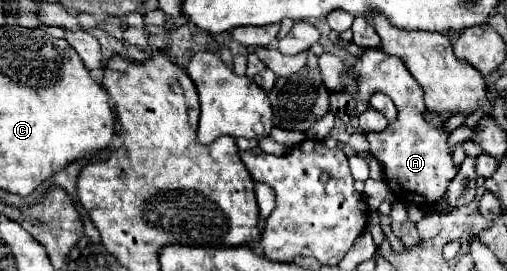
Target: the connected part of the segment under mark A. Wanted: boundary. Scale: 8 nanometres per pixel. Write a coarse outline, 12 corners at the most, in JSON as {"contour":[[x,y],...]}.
{"contour":[[367,48],[357,94],[385,92],[395,122],[366,134],[403,204],[435,206],[459,172],[445,124],[395,56]]}

